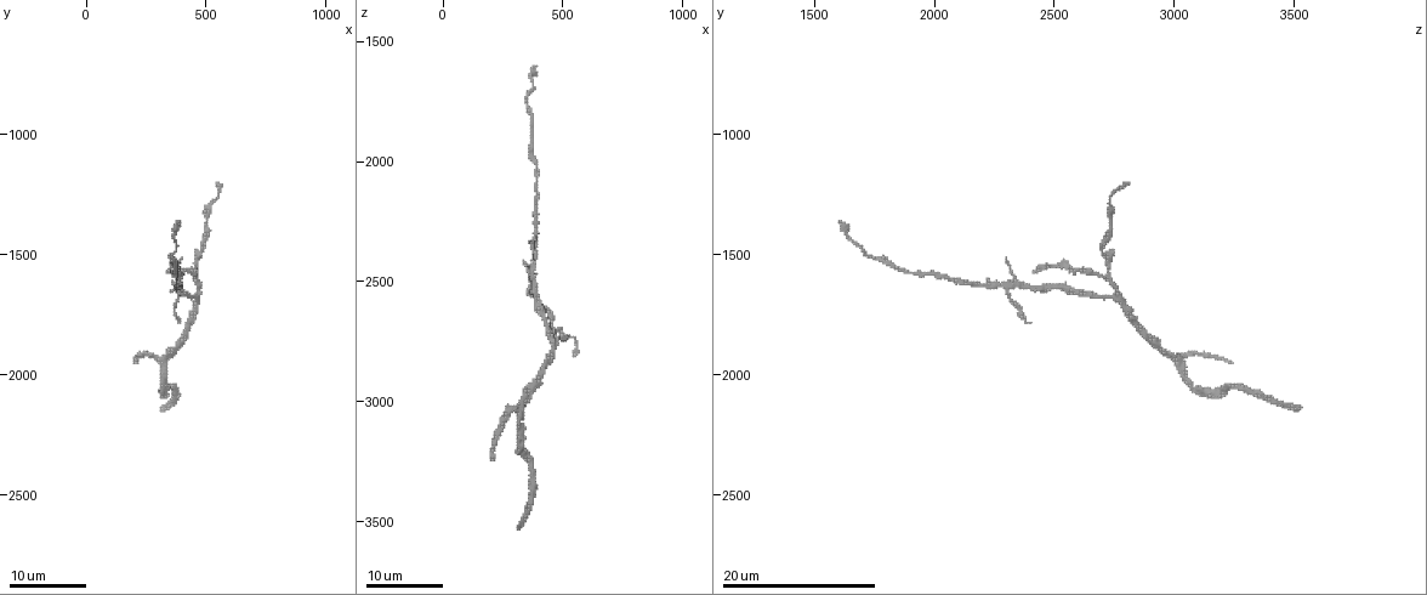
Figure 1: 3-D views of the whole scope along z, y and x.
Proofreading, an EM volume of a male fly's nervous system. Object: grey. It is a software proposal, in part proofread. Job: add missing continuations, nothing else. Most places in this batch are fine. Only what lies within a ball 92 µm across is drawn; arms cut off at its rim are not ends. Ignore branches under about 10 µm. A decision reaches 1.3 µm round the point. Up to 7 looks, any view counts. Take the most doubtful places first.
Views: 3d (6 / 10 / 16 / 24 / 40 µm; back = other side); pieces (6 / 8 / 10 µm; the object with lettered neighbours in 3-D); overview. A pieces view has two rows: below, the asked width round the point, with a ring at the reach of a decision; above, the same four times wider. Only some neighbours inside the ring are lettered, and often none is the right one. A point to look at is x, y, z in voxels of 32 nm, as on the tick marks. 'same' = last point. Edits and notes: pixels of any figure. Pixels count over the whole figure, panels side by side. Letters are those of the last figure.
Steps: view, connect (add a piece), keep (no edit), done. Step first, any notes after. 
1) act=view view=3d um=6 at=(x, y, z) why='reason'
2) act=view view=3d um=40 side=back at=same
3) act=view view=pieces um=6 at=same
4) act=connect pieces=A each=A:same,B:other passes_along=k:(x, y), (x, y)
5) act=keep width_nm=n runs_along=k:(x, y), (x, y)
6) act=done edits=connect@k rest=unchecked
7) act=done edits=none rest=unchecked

act=view view=3d um=24 at=(210, 1950, 3230) why='an open end'

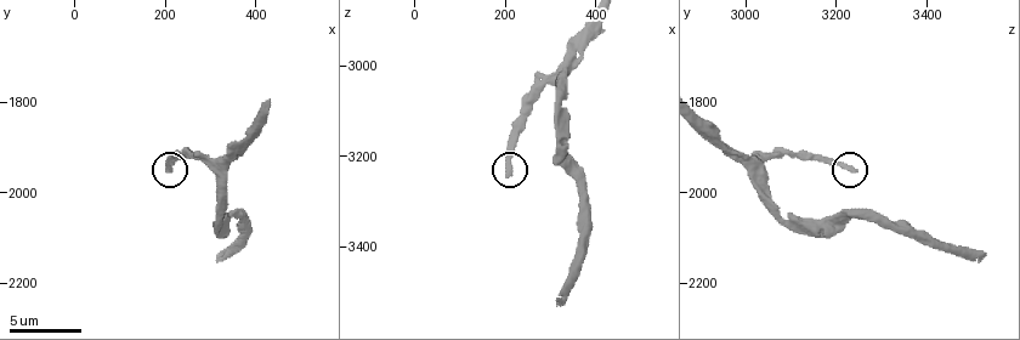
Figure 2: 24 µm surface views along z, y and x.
act=view view=pieces um=10 at=(210, 1950, 3235)

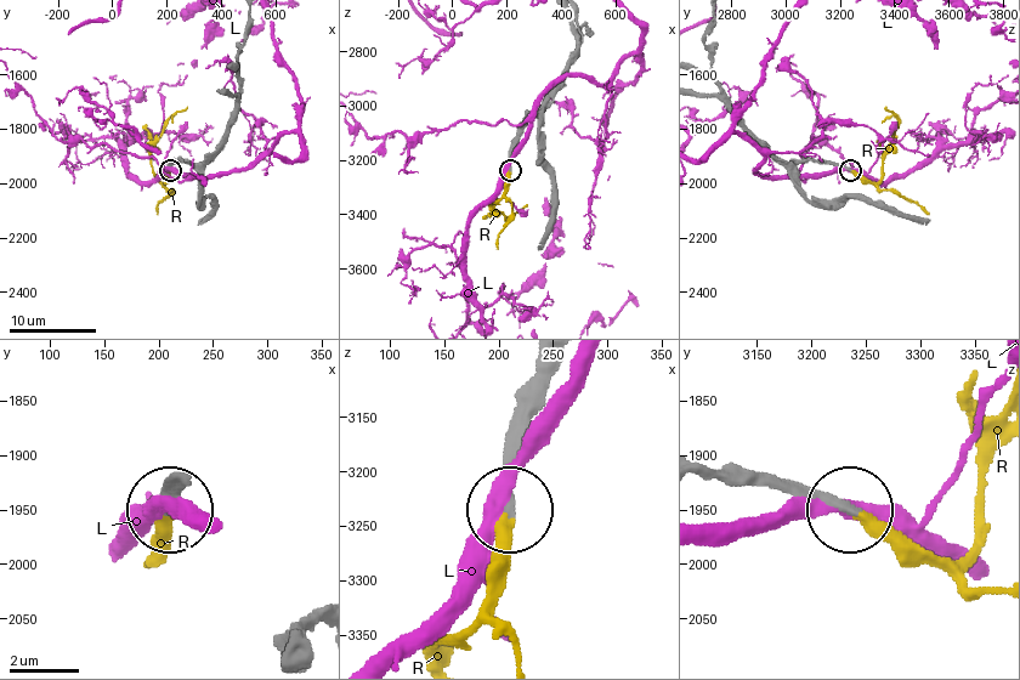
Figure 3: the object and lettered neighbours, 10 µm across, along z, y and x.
act=connect pieces=R width_nm=240 each=L:other,R:same passes_along=3:(766, 486), (850, 506), (955, 559), (998, 415) found='the neuron continues'

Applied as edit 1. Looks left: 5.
act=view view=overview why='redraw'

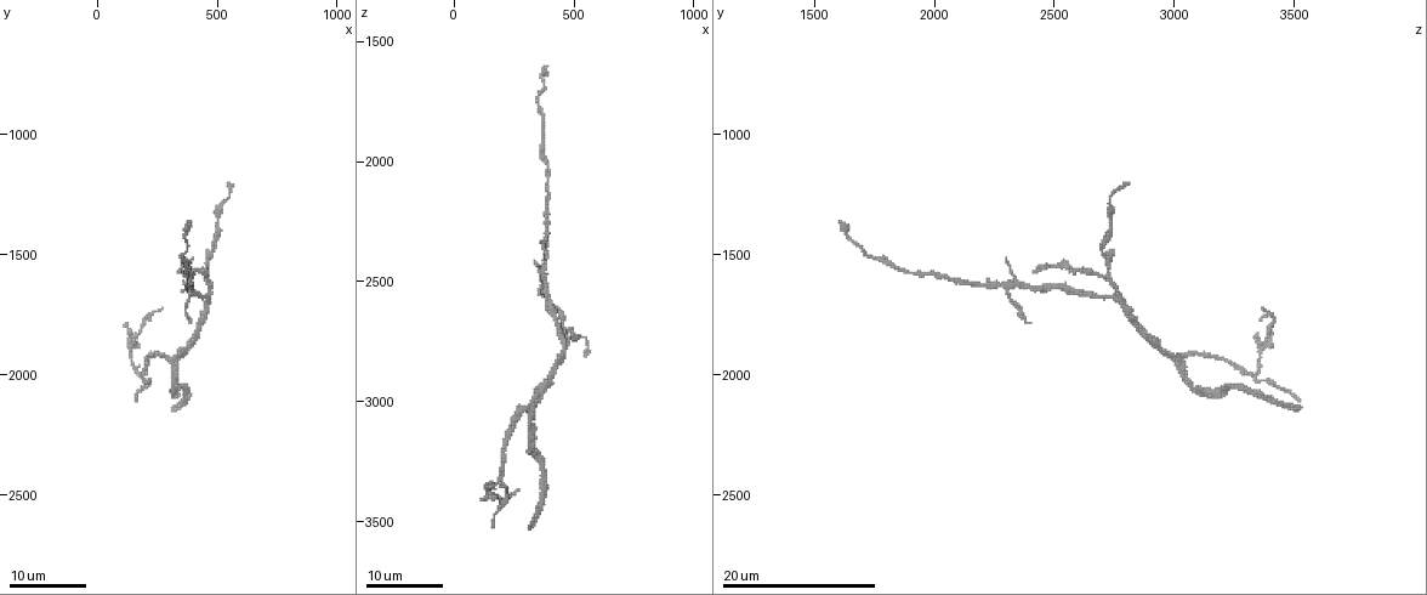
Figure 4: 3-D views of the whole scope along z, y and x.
act=view view=3d um=24 at=(280, 1720, 3370) why='end of a long branch'

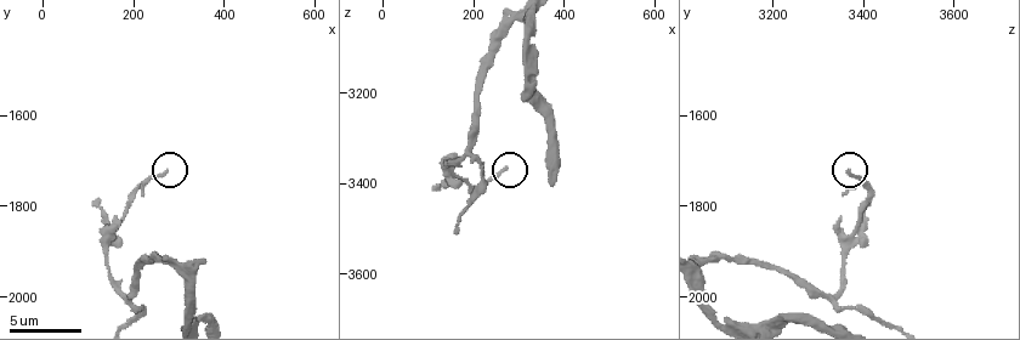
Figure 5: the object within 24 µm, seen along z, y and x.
act=view view=pieces um=8 at=(265, 1720, 3370)

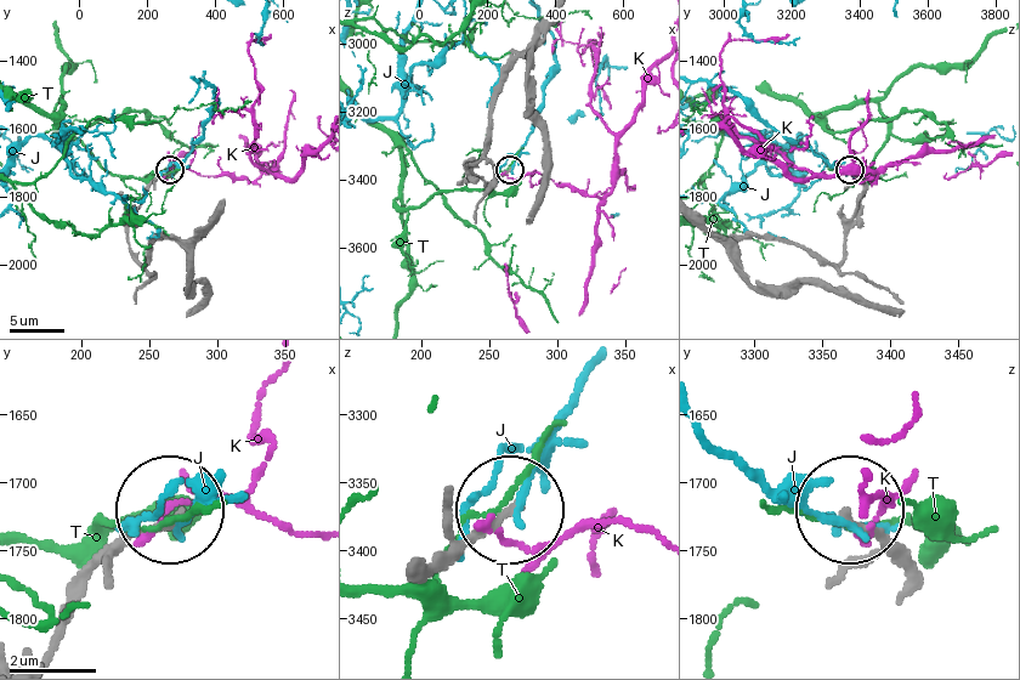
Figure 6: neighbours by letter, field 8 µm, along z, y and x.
act=keep each=J:other,K:other,T:other runs_along=6:(45, 651), (71, 596), (125, 542), (175, 513) found='no lettered piece goes on from it'

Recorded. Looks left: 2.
act=view view=pieces um=8 at=(115, 1790, 3415) why='free end'

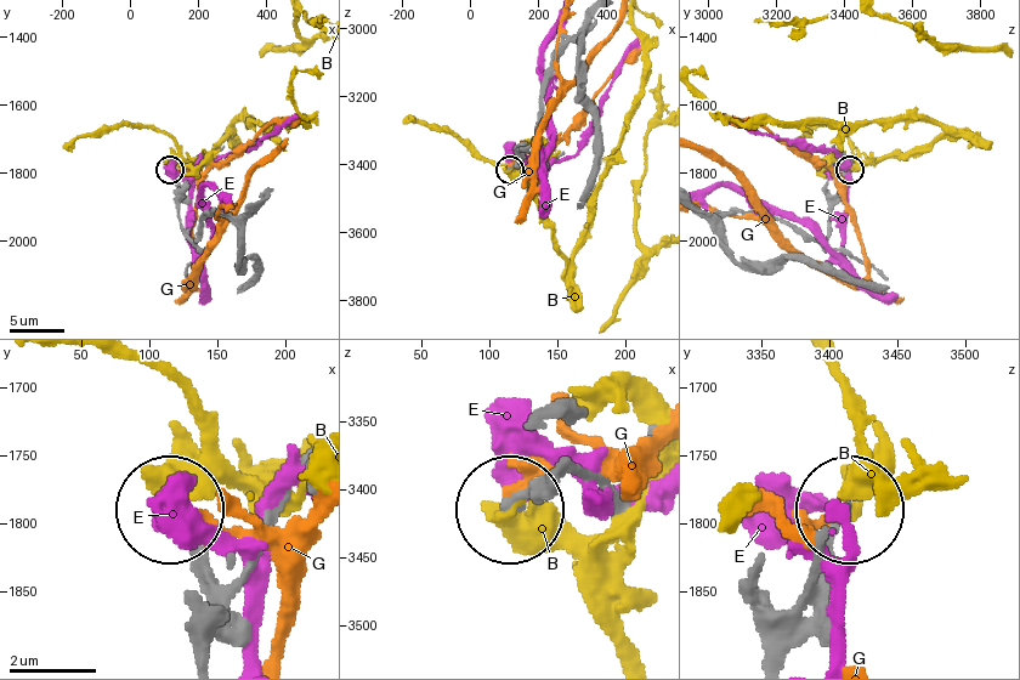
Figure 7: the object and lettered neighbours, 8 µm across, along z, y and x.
act=keep each=B:other,E:other,G:other found='none of them fits'

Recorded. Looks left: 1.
act=done edits=connect@3 rest=unchecked

